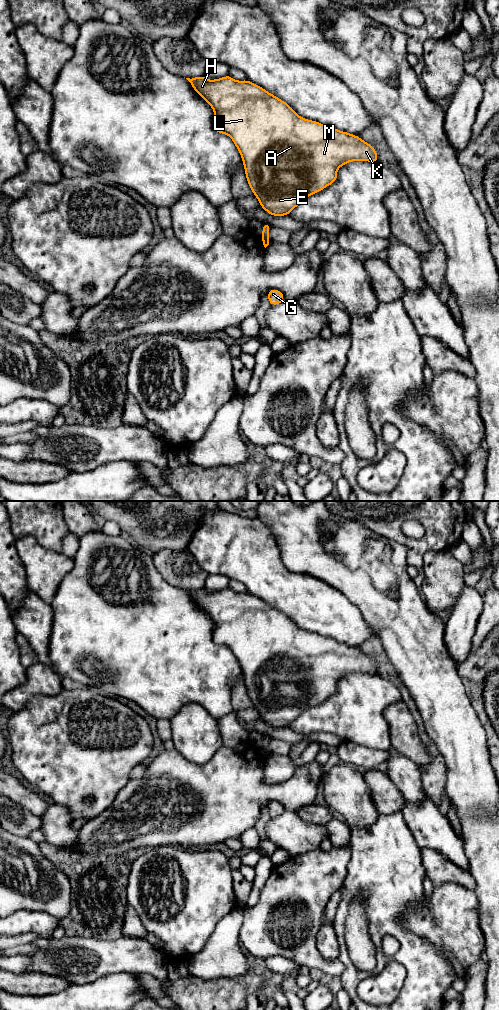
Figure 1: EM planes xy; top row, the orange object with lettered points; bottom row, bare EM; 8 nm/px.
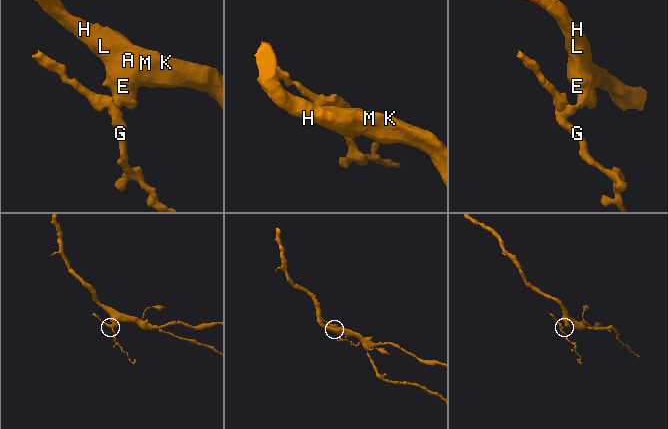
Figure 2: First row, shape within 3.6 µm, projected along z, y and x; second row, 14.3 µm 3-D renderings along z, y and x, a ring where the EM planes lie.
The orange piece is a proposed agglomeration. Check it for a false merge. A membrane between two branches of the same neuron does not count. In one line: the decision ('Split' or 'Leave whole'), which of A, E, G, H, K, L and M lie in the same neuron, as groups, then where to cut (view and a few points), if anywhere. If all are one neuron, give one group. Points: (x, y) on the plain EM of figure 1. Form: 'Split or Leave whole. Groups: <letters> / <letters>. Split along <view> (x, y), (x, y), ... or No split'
Split. Groups: A E H K L M / G. Split along xy (262, 750), (269, 754)

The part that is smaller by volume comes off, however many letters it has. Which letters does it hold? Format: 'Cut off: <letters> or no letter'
Cut off: G

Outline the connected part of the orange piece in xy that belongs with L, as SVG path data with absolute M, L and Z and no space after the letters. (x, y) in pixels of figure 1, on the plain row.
M229 587L215 592L207 592L205 588L196 590L186 590L194 602L214 621L214 633L213 641L218 645L224 645L231 649L237 661L239 662L243 677L245 680L245 686L248 696L255 706L255 709L260 713L260 718L273 728L285 728L289 727L290 723L297 719L306 709L323 702L328 697L334 695L337 691L337 682L339 679L350 673L369 673L379 674L377 665L374 659L367 654L360 651L359 648L355 648L343 643L339 643L333 639L323 637L316 633L306 632L300 629L286 614L280 612L278 609L267 604L260 598L251 595L248 592L236 593Z

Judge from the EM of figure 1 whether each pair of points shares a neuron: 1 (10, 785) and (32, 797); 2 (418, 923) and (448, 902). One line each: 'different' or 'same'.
1: same
2: same

